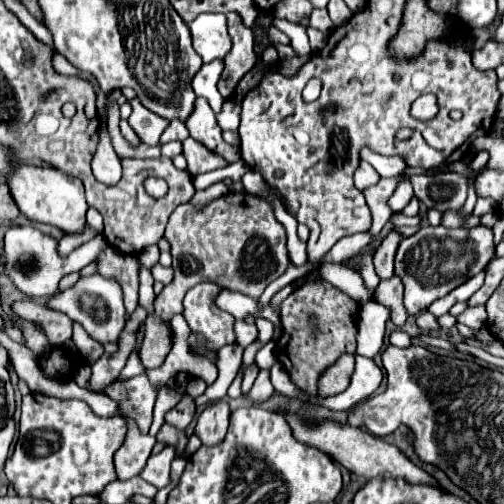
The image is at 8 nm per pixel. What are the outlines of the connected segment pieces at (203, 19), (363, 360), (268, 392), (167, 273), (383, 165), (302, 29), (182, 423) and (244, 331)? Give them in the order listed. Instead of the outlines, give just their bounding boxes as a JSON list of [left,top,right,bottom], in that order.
[[188,14,230,62],[314,354,382,412],[246,370,274,404],[152,264,174,286],[360,148,408,176],[274,18,310,56],[166,396,196,430],[234,320,258,346]]

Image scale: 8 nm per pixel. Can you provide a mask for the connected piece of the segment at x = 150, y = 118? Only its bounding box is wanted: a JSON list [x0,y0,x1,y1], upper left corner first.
[128,98,166,146]

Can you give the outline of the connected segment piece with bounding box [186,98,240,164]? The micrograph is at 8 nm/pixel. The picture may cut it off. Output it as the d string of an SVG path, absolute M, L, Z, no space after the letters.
M206 98L196 100L194 112L186 120L186 128L188 128L188 132L190 132L190 136L194 140L204 144L216 156L224 158L226 164L234 164L236 160L240 160L240 148L232 146L232 144L226 144L222 140L222 130L220 130L218 122L216 122L216 114L208 106Z

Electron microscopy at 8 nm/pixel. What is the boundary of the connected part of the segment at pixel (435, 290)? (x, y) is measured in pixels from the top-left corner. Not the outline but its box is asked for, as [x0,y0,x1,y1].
[396,226,496,314]

